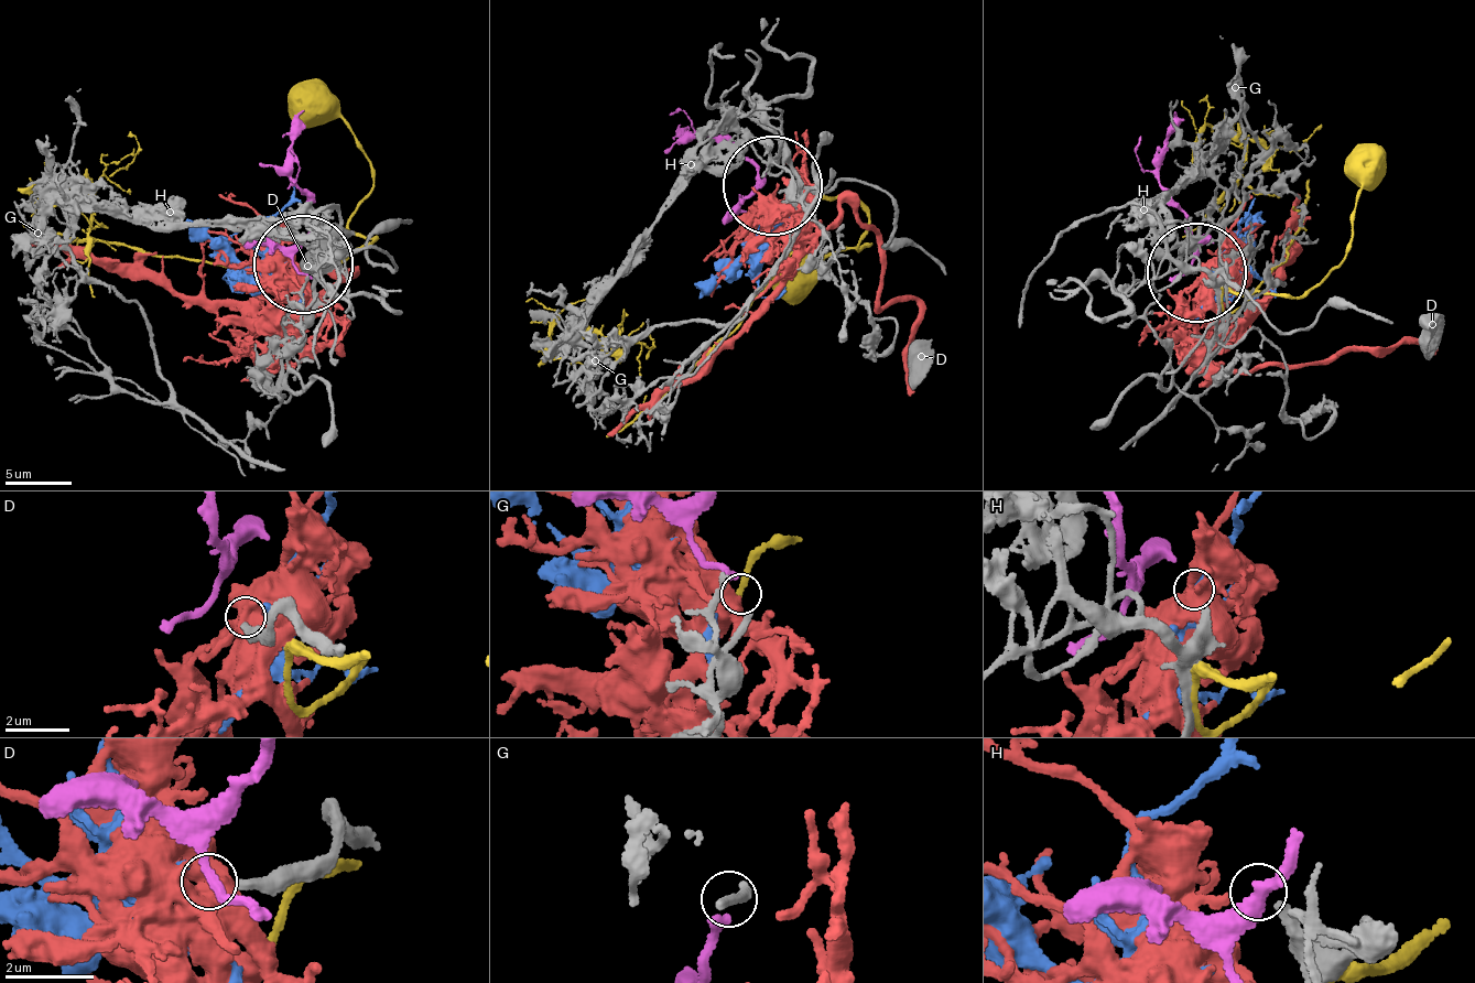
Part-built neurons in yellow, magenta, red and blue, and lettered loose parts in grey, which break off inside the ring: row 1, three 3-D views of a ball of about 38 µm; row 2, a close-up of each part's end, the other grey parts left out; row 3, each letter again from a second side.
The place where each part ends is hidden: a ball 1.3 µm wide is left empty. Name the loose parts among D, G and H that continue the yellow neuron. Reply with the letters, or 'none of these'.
none of these

